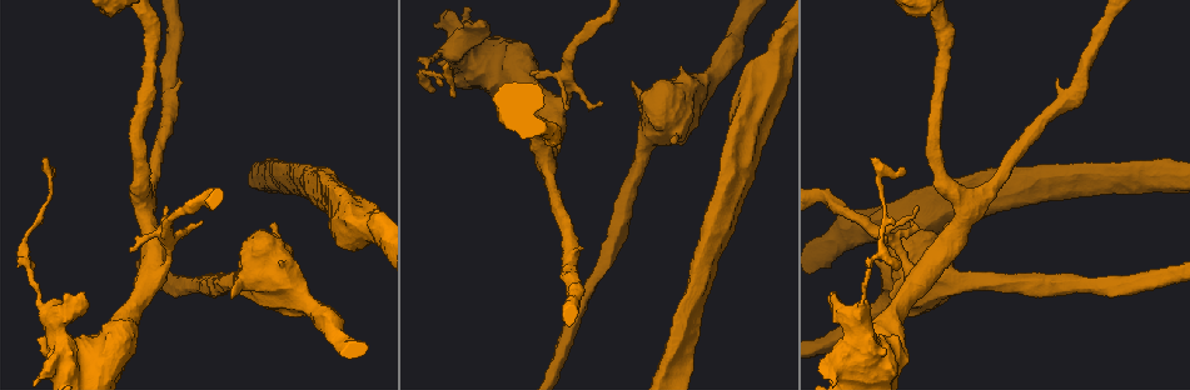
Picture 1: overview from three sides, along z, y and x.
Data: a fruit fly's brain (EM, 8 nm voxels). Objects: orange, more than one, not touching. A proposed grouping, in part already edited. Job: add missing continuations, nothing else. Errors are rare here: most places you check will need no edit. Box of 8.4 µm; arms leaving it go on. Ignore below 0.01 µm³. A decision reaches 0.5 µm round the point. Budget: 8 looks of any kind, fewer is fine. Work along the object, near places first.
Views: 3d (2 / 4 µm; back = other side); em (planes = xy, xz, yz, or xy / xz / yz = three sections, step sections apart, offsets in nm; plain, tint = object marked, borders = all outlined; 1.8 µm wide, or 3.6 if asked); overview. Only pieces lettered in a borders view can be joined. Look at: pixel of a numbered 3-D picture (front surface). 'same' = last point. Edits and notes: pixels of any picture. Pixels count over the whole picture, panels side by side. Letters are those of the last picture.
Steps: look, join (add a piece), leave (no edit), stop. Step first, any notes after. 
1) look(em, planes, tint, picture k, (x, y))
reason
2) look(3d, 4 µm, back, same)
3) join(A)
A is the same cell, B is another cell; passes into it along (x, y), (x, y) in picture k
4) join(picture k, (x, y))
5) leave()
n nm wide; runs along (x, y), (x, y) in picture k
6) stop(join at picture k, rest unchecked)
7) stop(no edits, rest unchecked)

look(em, xz, step 16, tint, picture 1, (897, 268))
tapers out

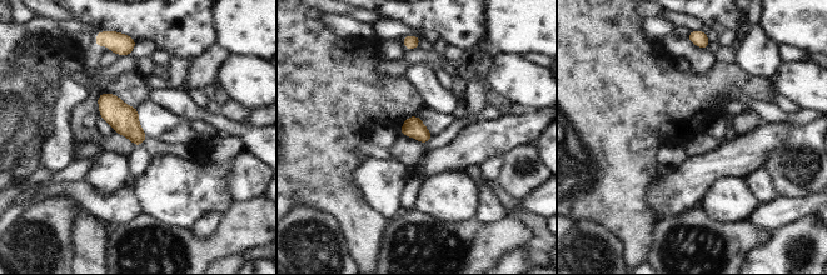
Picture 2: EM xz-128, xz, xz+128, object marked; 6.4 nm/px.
look(em, xz, step 16, borders, same)

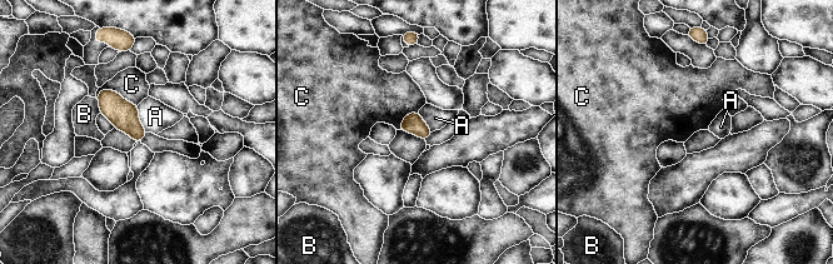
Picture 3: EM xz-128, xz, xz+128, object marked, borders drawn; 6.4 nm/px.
leave()
A, B and C are other cells; no lettered piece goes on from it

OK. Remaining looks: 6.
look(3d, 4 µm, picture 1, (130, 251))
thin end

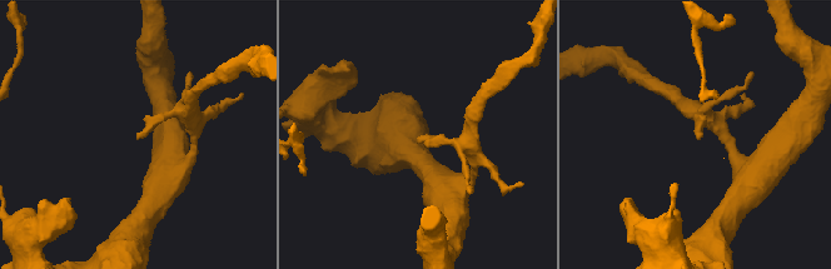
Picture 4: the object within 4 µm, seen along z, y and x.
look(em, 3.6 µm, yz, step 4, borders, picture 4, (419, 136))
now the EM

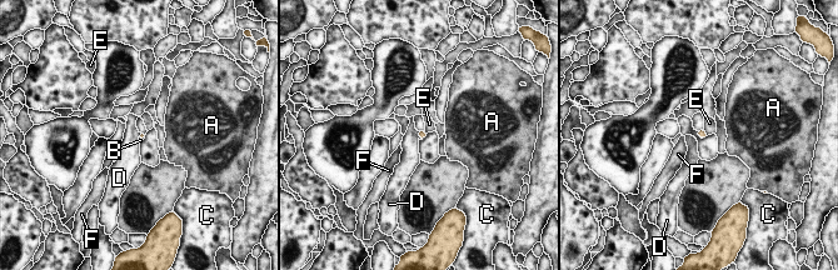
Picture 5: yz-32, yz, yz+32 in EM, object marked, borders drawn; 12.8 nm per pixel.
look(em, 3.6 µm, xy, step 16, borders, same)
another direction

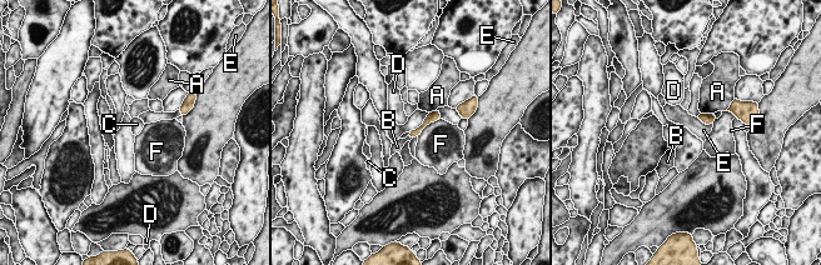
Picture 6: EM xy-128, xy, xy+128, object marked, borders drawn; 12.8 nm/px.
join(B)
F touches over 380 nm; B is the same cell, A, C, D, E and F are other cells; it goes on there

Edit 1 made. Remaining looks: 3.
look(overview)
see it whole again

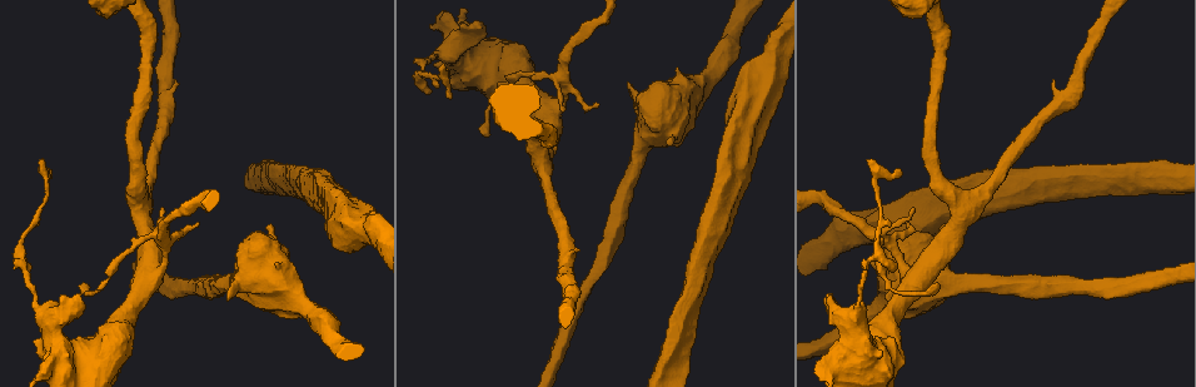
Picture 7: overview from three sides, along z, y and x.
look(em, xy, step 8, borders, picture 7, (900, 169))
free end

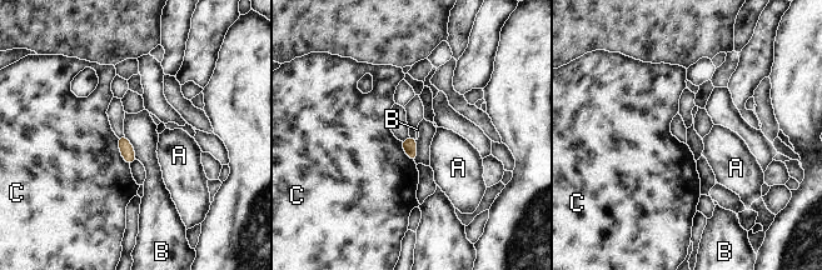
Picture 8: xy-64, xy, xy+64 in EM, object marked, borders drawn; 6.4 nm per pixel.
look(em, planes, borders, same)

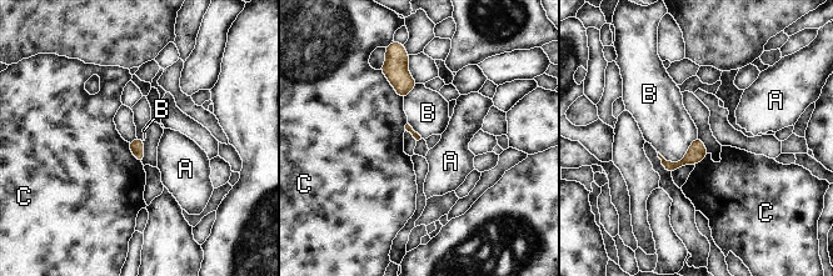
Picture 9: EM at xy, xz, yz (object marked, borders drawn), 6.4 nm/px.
leave()
A, B and C are other cells; border along (697, 136), (678, 161), (658, 152) in picture 9; none of them fits

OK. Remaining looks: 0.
stop(join at picture 6, rest unchecked)

